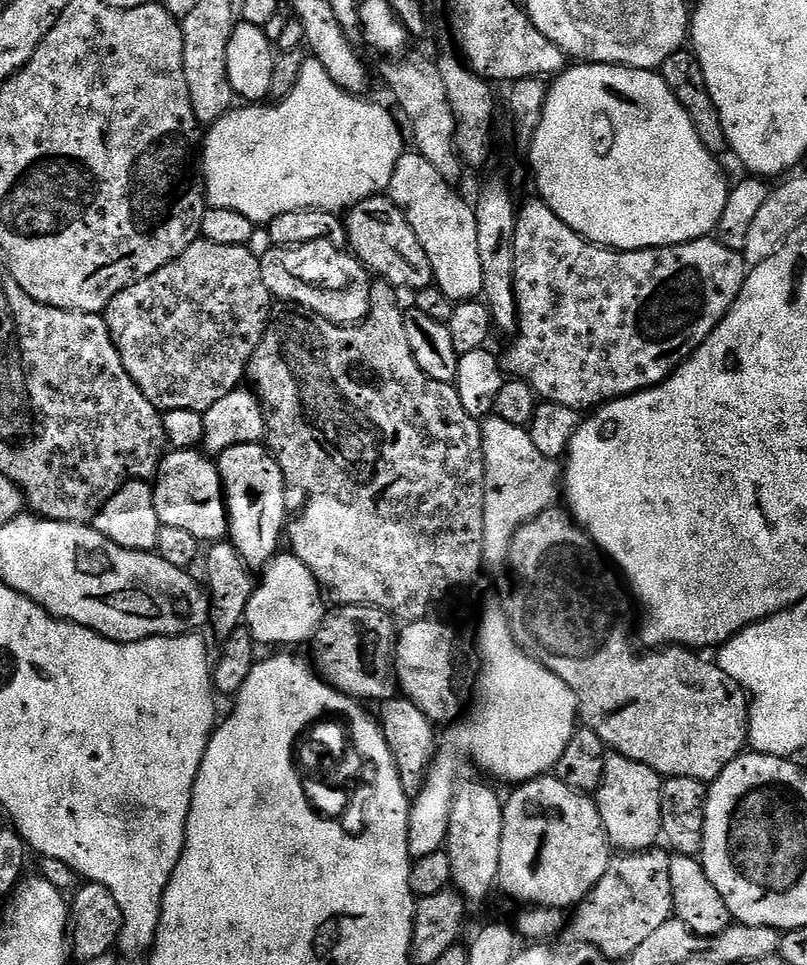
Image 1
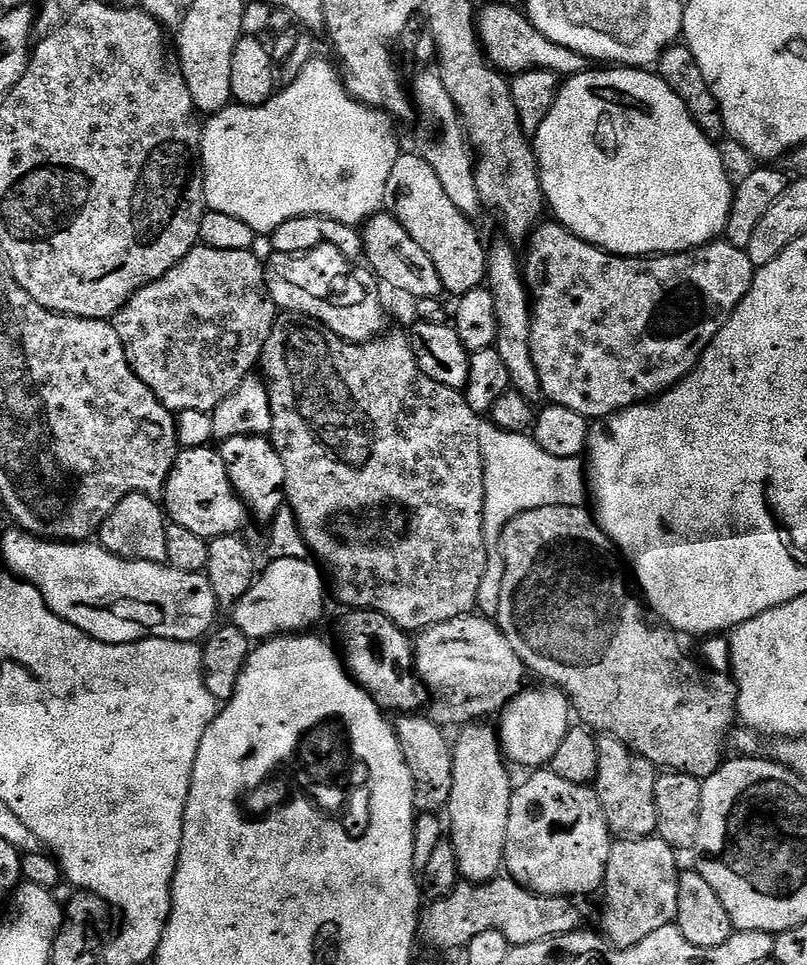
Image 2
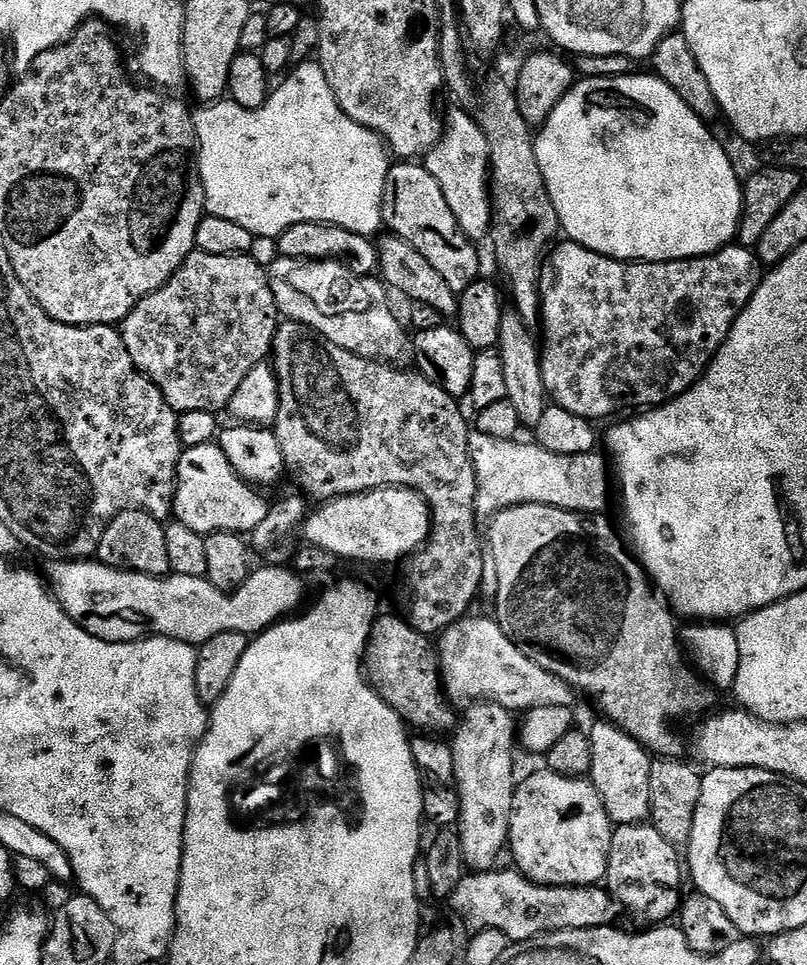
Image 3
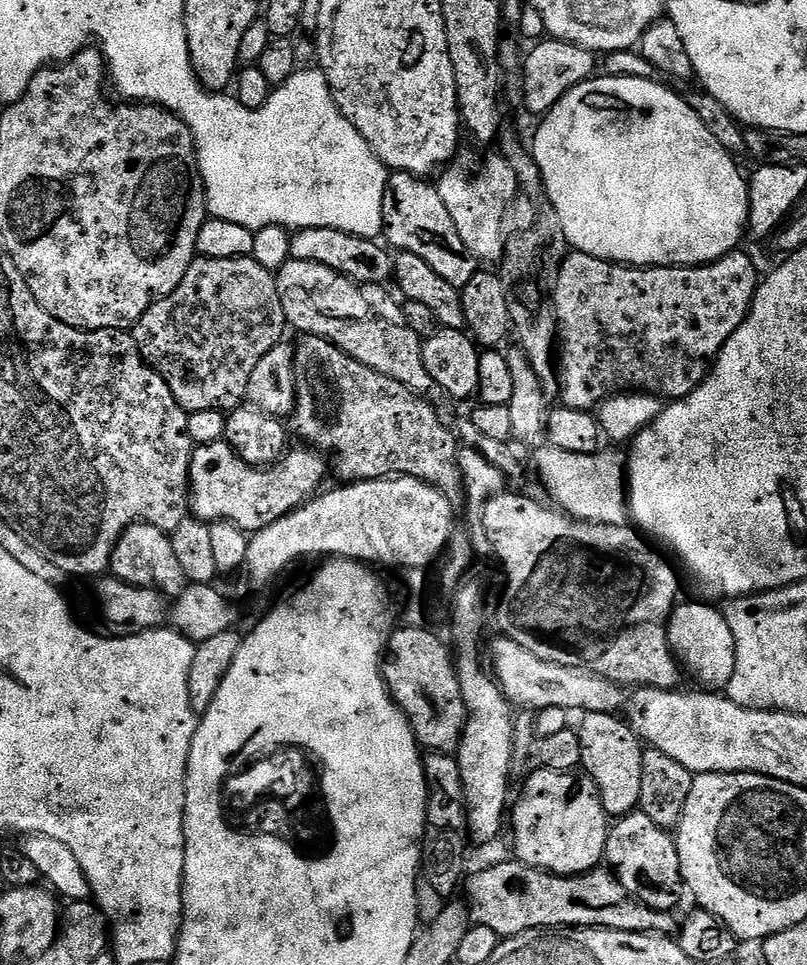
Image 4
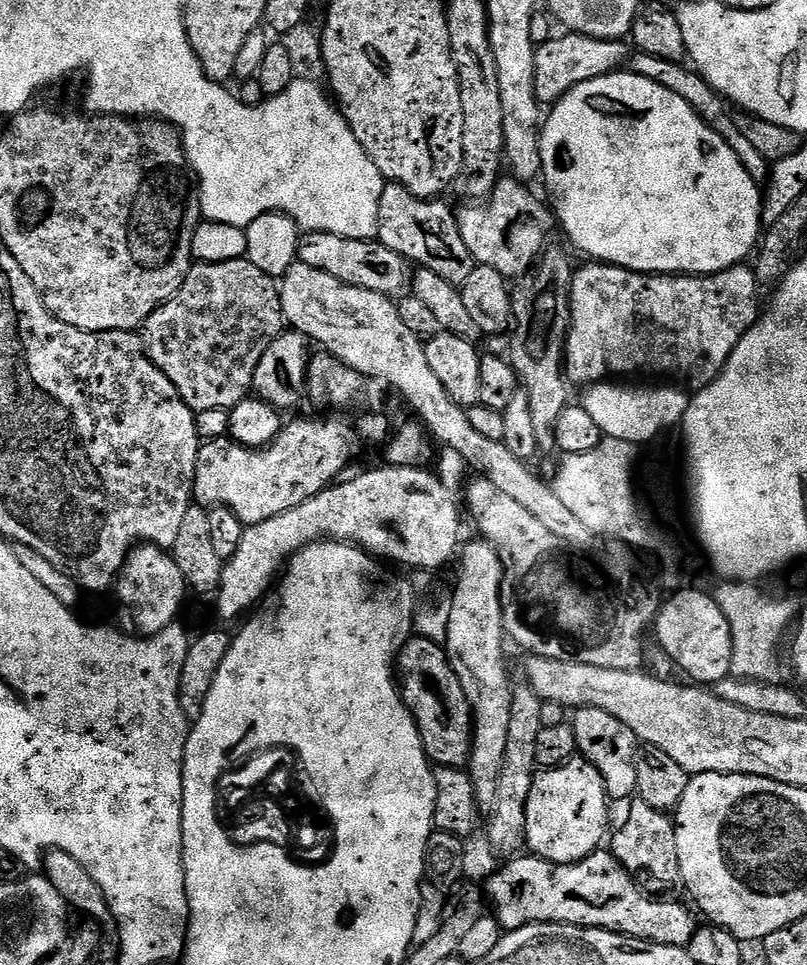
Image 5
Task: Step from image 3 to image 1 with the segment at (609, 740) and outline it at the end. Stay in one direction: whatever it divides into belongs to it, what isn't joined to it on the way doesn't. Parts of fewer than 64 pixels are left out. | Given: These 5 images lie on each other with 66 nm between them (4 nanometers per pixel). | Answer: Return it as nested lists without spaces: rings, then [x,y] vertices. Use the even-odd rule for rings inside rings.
[[[619,754],[604,761],[604,781],[594,799],[602,814],[609,845],[625,853],[642,852],[657,843],[664,831],[664,780],[650,766]]]

